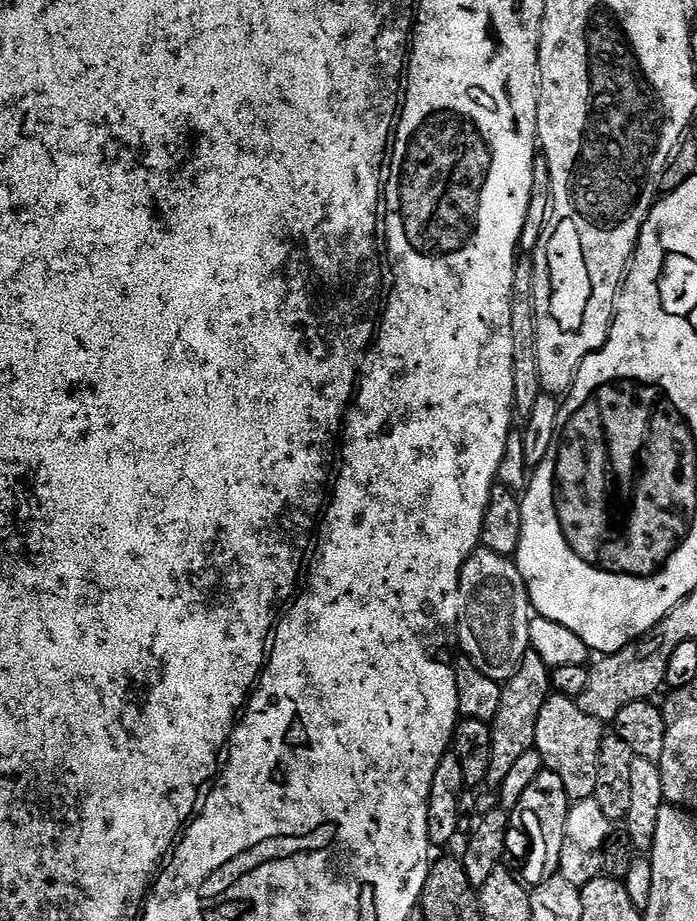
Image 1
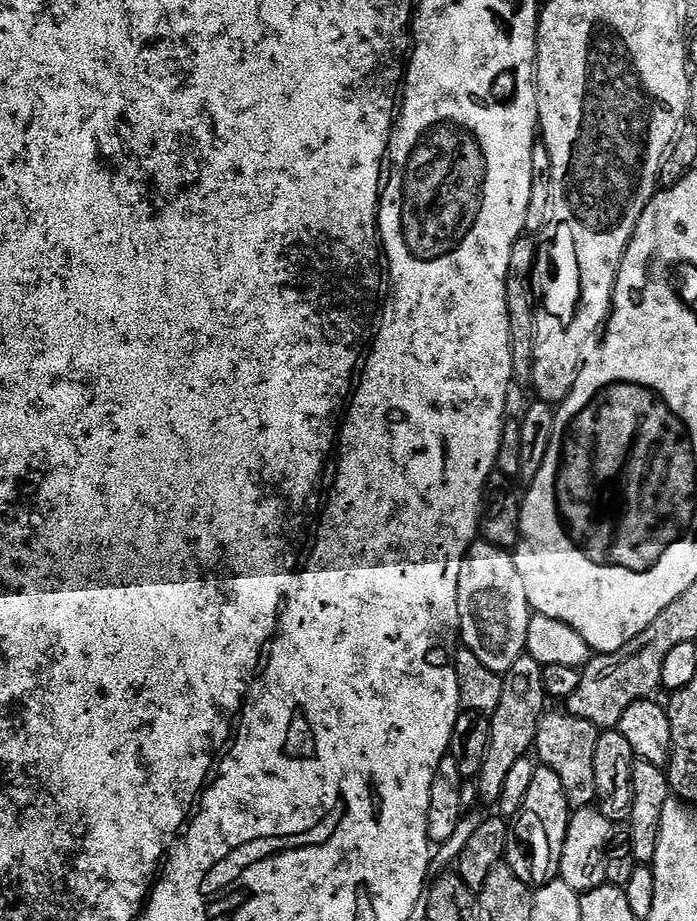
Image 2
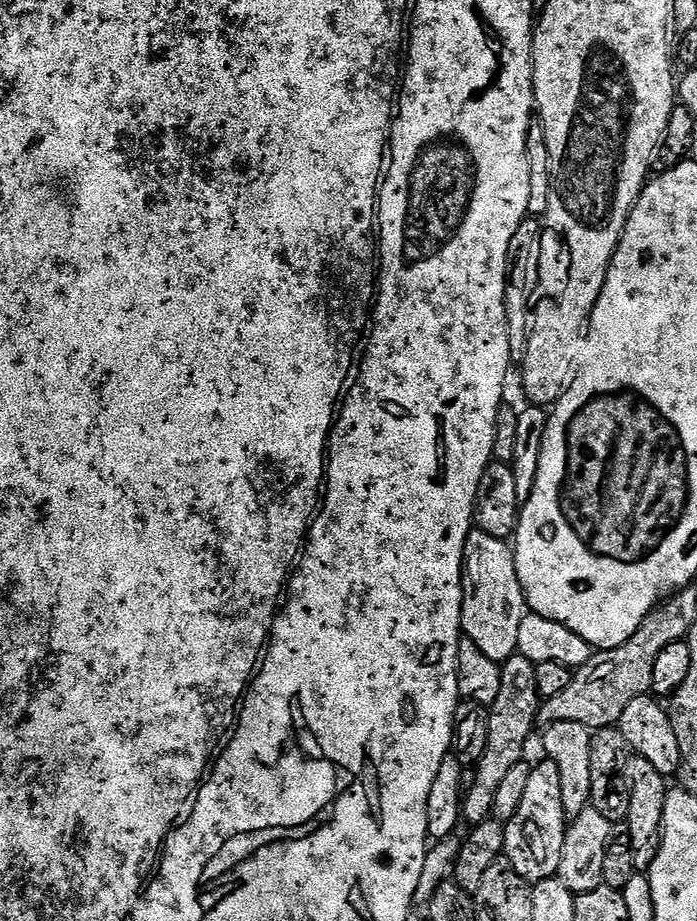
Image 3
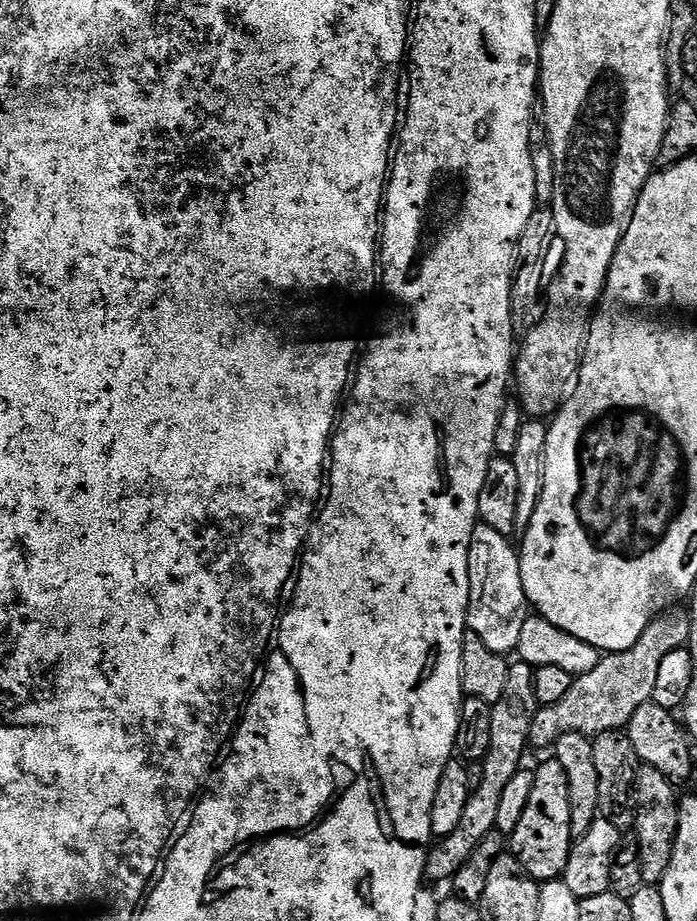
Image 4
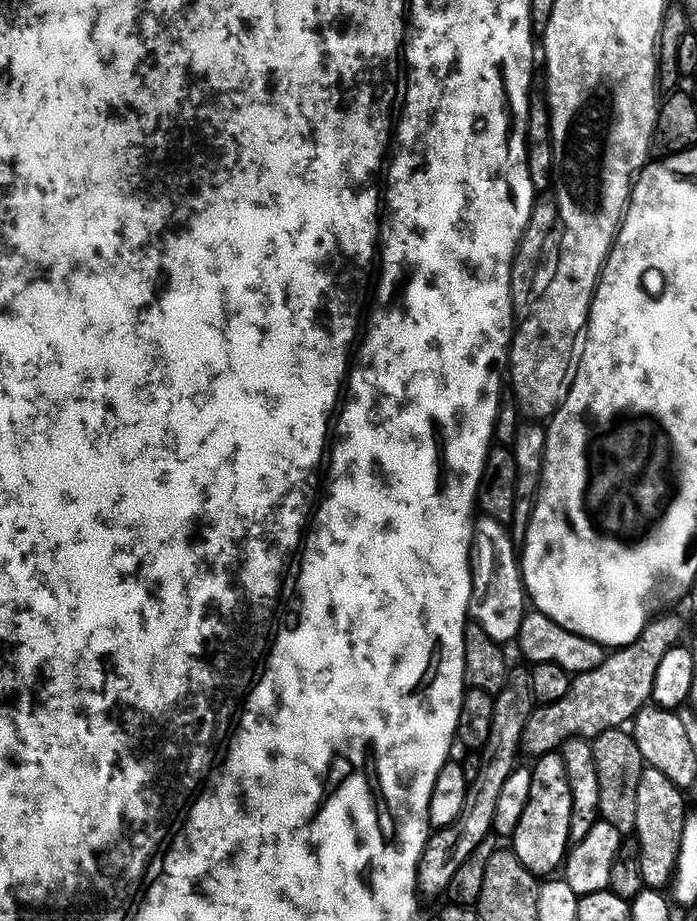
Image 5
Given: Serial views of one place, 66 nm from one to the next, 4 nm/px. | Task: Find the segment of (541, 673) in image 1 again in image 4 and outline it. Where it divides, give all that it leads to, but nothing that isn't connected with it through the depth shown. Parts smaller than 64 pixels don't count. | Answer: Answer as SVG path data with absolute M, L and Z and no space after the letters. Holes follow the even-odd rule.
M518 660L509 665L504 697L492 709L490 750L481 765L482 778L469 795L462 822L451 833L456 840L452 840L444 852L452 852L454 856L462 856L467 860L483 838L495 829L501 794L523 765L522 758L529 745L529 726L540 709L534 696L533 674L533 667L524 661Z

